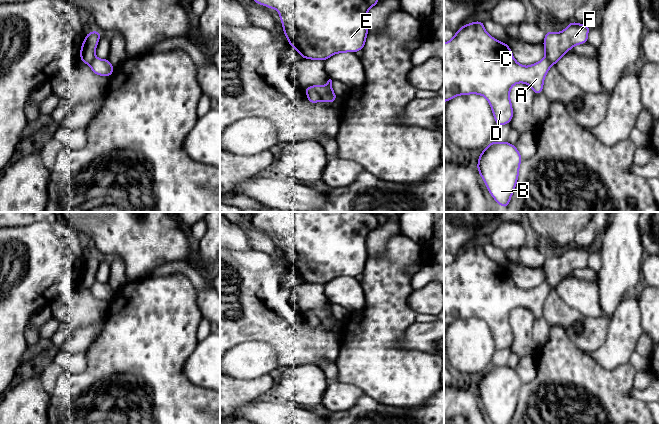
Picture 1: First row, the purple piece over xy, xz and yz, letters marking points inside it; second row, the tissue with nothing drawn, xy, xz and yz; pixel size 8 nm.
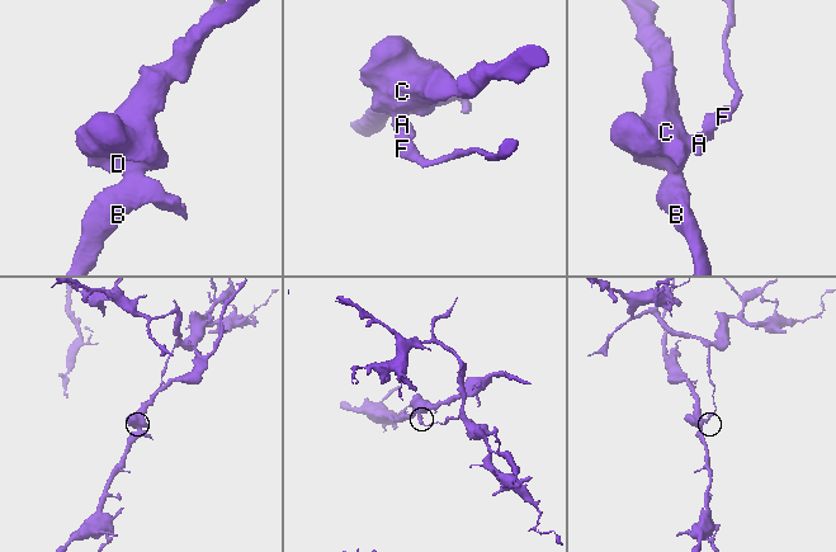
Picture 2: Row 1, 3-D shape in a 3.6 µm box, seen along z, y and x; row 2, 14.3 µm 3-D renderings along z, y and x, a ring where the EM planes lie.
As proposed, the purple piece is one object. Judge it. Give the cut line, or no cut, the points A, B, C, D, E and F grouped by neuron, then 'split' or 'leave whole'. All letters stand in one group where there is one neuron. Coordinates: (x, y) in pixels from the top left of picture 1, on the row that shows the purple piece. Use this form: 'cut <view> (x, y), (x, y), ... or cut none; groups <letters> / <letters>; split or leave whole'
cut xz (312, 86), (321, 99); groups A B C D E / F; split

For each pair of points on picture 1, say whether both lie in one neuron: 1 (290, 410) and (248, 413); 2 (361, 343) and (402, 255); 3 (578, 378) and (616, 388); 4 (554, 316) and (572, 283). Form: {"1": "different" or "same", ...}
{"1": "same", "2": "same", "3": "same", "4": "different"}

